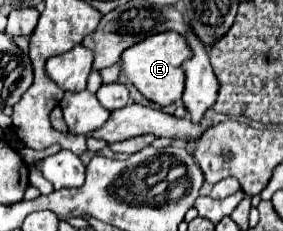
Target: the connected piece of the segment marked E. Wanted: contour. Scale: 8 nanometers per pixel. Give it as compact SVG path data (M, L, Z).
M165 32L165 34L149 36L149 38L137 42L137 46L131 46L129 50L125 50L125 54L121 56L121 68L123 68L125 76L129 78L129 82L149 102L155 102L159 106L169 106L169 104L177 102L183 94L185 72L183 72L181 64L187 58L191 58L191 48L189 48L187 40L181 34Z

